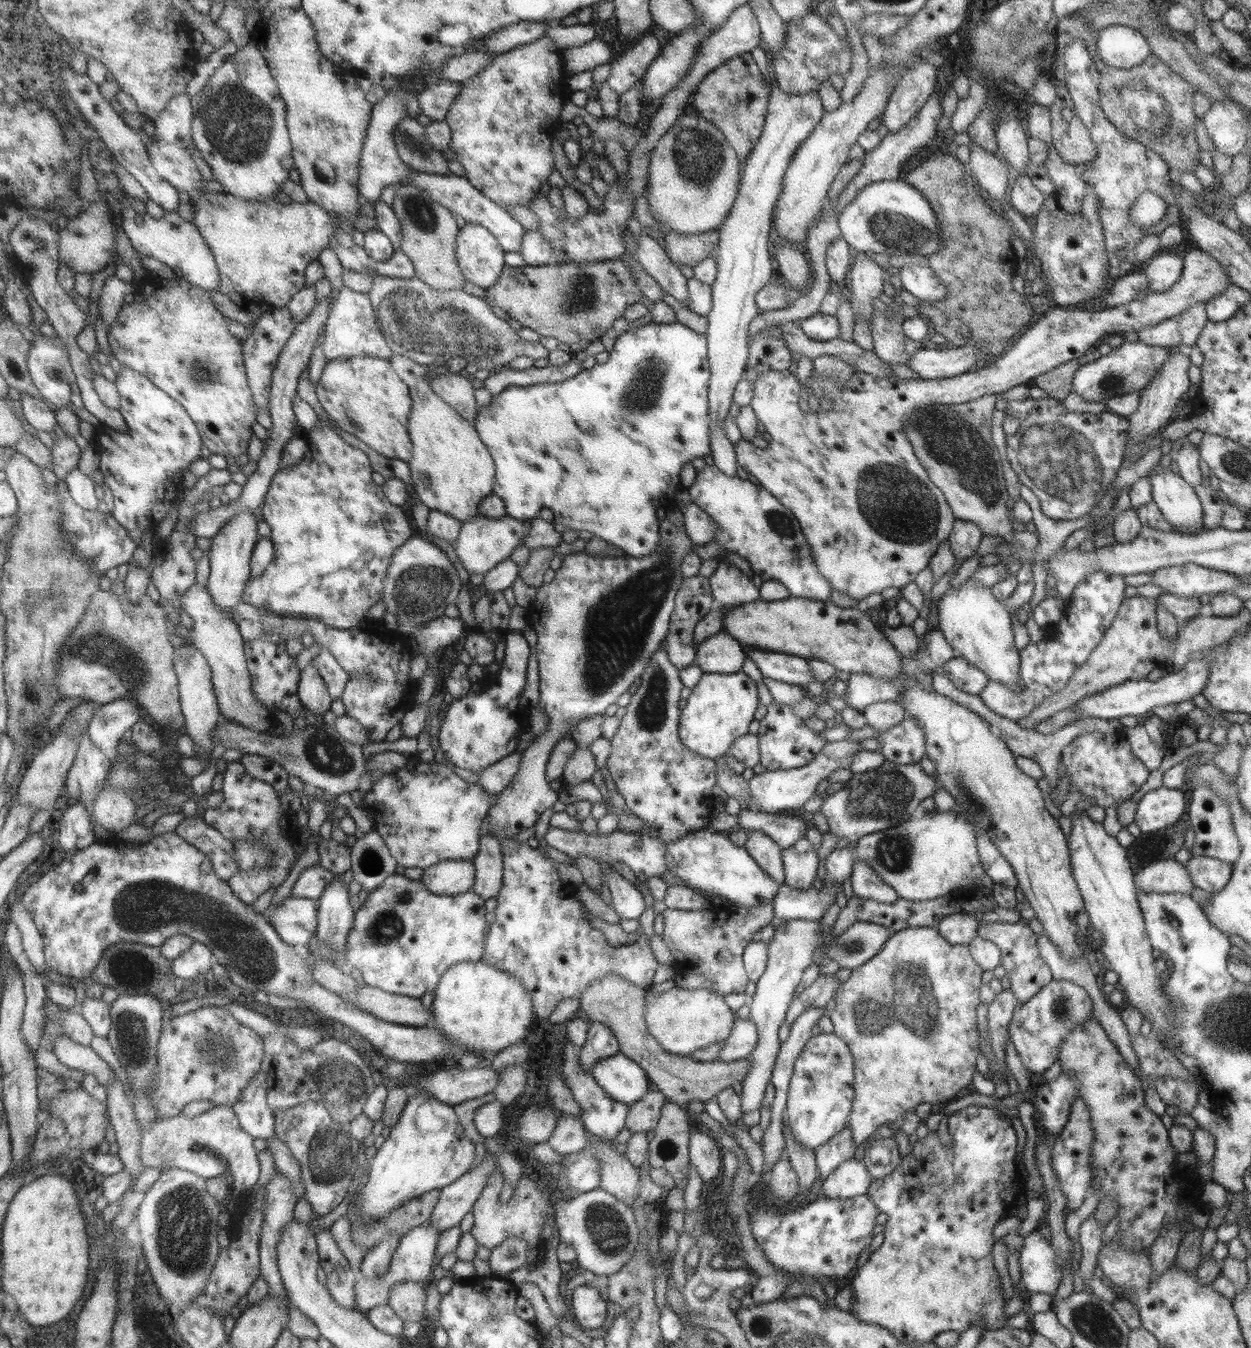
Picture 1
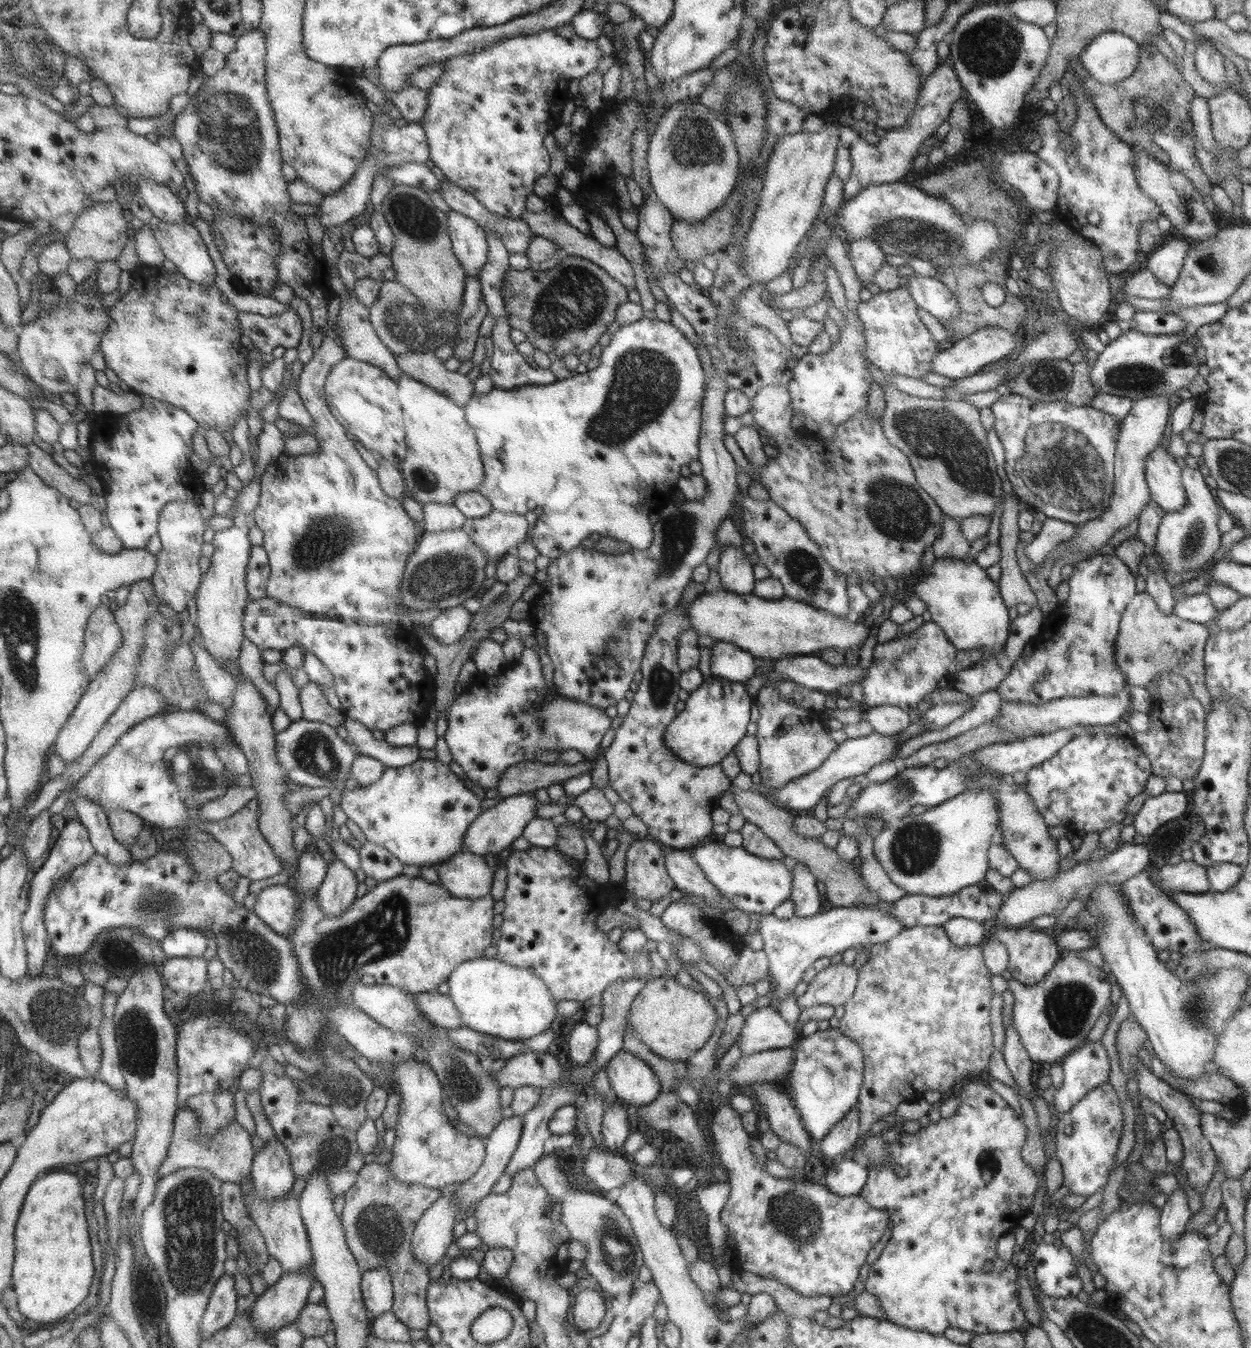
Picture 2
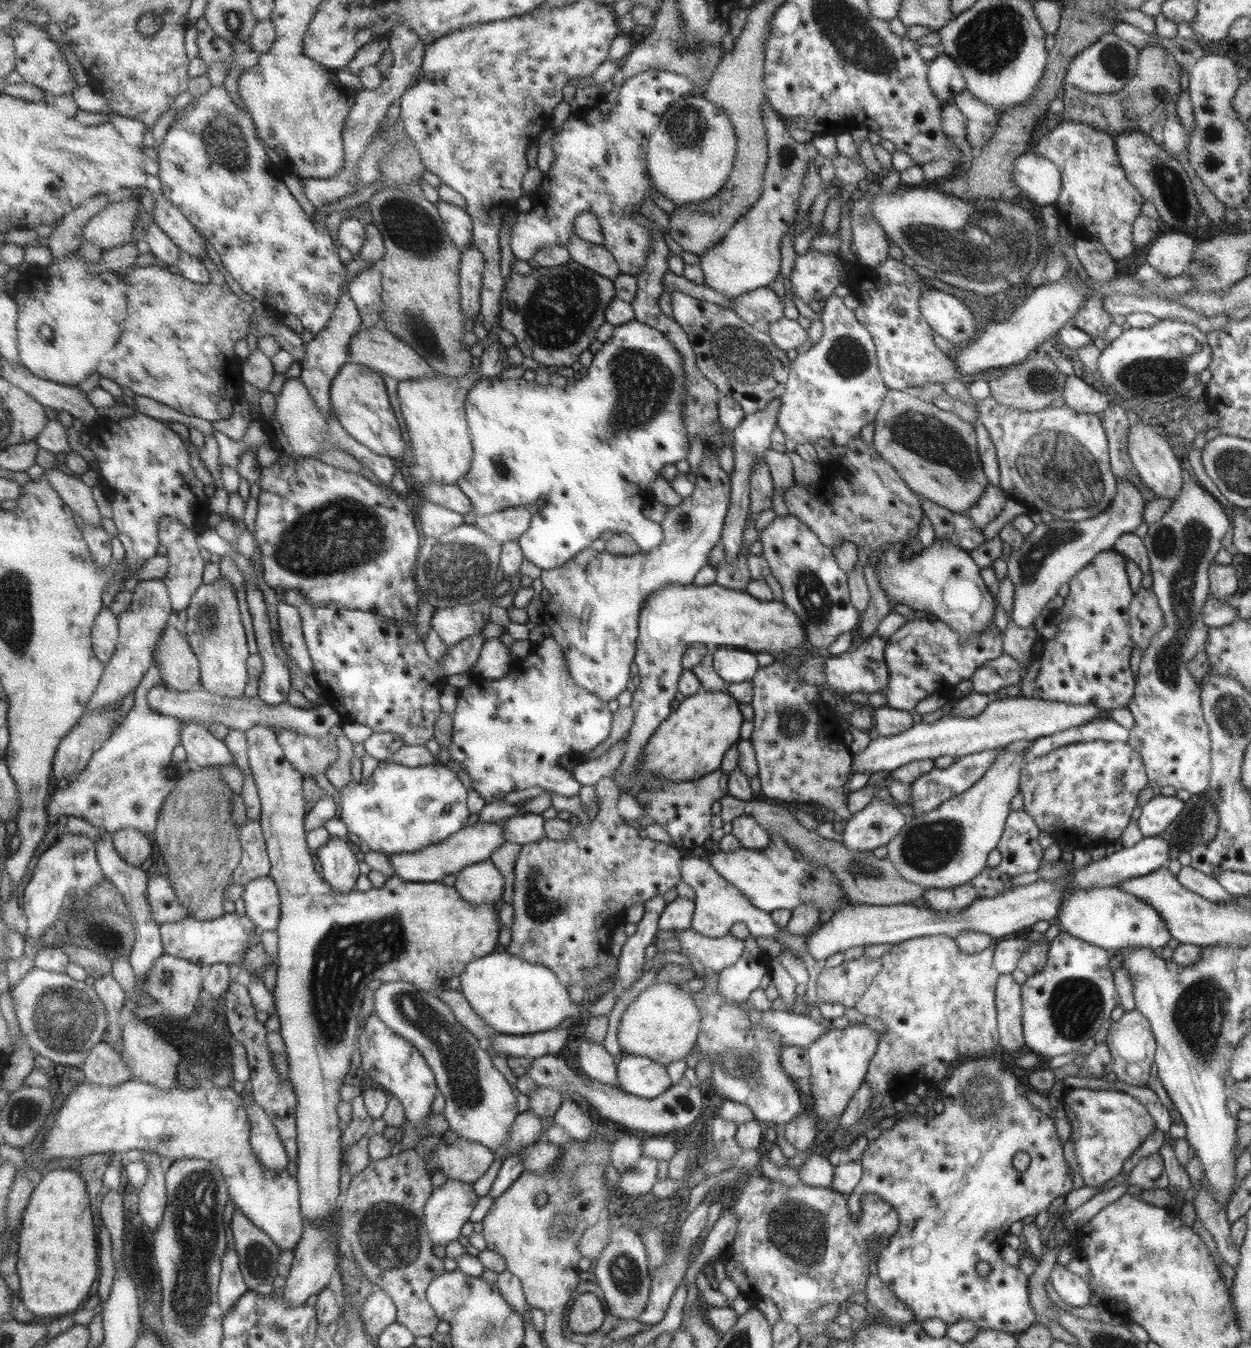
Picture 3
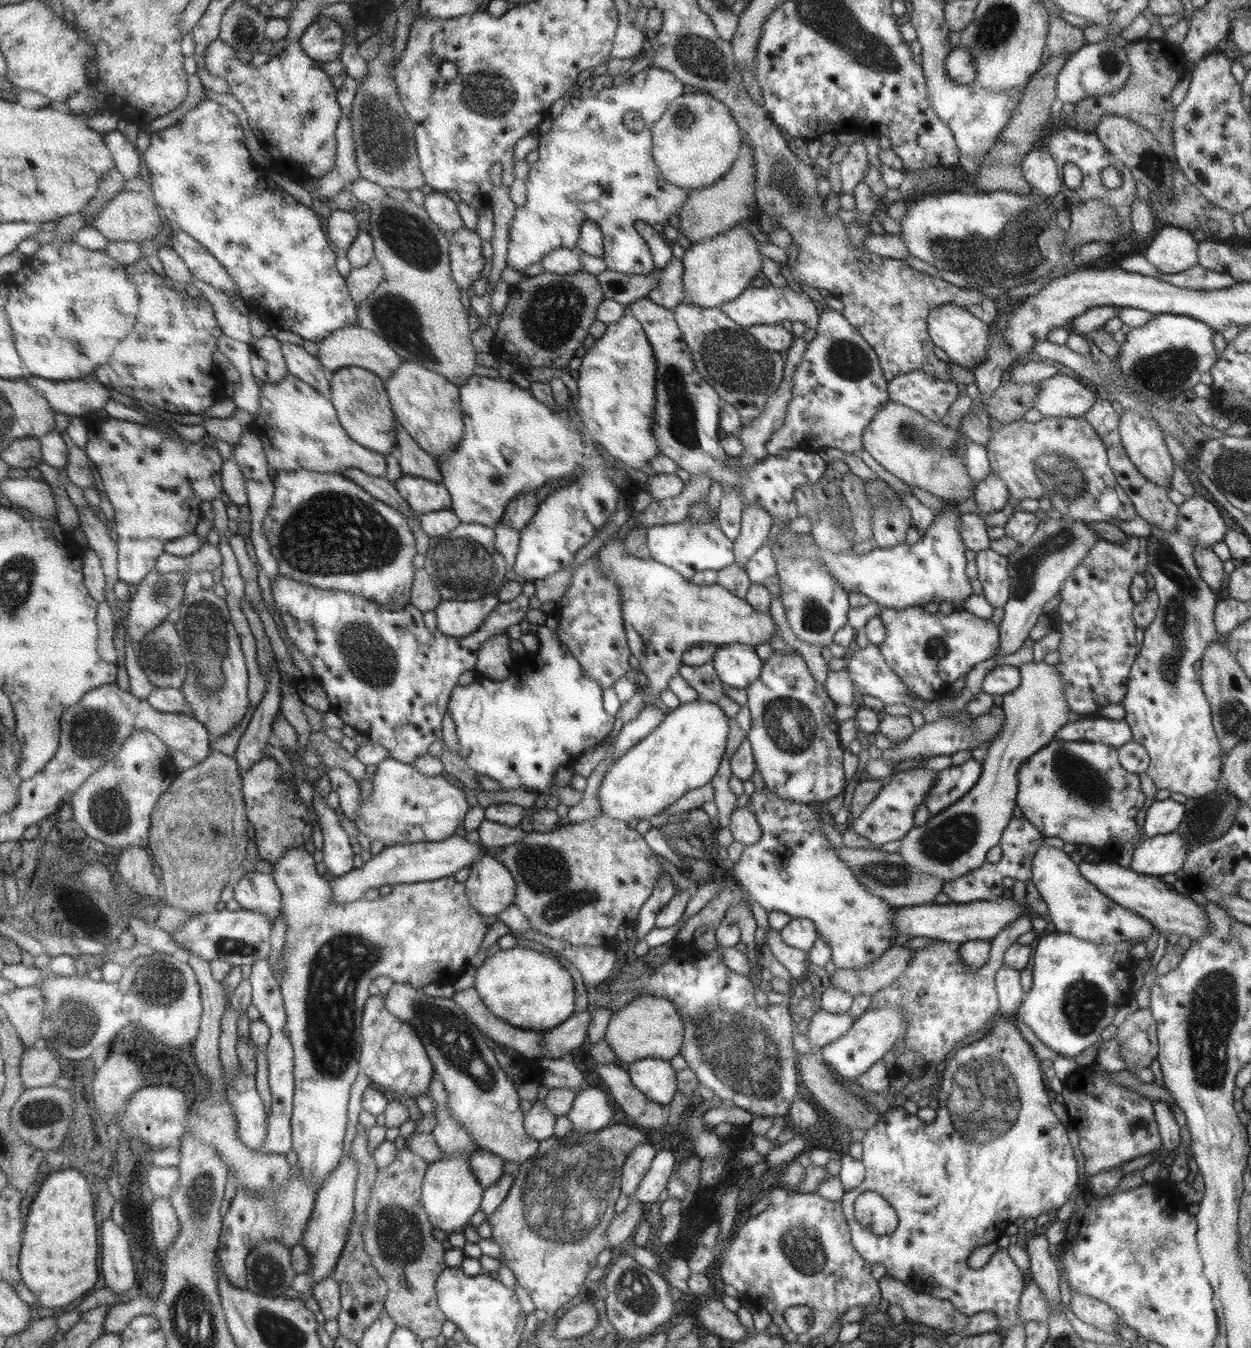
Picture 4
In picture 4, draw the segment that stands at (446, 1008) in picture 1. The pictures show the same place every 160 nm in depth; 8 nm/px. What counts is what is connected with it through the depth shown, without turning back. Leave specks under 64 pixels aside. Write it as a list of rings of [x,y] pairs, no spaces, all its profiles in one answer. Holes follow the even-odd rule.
[[[519,945],[508,949],[495,948],[489,953],[476,968],[472,987],[497,1018],[520,1029],[551,1030],[574,1013],[575,988],[562,963]]]

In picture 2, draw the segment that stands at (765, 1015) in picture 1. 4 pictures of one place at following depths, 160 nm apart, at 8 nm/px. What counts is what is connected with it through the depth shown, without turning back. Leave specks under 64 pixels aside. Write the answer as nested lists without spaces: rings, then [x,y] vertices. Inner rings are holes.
[[[827,906],[813,916],[799,918],[793,916],[779,920],[772,914],[759,915],[757,930],[763,939],[762,951],[768,958],[768,972],[775,978],[775,991],[771,993],[769,1007],[793,989],[802,980],[804,970],[812,966],[817,958],[831,958],[847,948],[855,949],[865,945],[877,945],[888,942],[903,931],[897,917],[891,913],[868,907],[831,907]]]

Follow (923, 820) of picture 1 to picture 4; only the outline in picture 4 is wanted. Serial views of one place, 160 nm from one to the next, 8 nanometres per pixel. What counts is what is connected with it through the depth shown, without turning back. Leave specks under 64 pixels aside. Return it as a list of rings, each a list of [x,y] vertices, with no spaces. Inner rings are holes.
[[[1032,660],[1018,669],[1019,686],[1002,695],[1000,709],[1004,721],[998,735],[989,742],[975,786],[943,813],[930,816],[923,826],[913,826],[899,840],[897,854],[905,866],[919,874],[929,874],[945,882],[969,874],[986,862],[987,851],[998,845],[1003,830],[1013,818],[1019,765],[1053,740],[1055,733],[1074,717],[1065,702],[1062,678],[1055,665]]]

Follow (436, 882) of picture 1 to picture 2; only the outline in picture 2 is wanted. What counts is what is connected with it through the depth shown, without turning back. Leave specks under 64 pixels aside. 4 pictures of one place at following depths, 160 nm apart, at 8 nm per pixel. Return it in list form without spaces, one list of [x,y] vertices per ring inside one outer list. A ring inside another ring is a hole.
[[[459,853],[435,869],[439,885],[455,898],[479,898],[491,890],[494,872],[481,856]]]

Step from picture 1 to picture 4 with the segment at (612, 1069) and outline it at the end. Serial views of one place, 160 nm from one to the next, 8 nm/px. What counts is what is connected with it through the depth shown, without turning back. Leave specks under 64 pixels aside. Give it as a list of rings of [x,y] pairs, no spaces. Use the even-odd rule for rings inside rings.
[[[640,1058],[624,1065],[629,1080],[648,1100],[667,1104],[672,1101],[677,1088],[676,1073],[669,1061],[658,1058]]]

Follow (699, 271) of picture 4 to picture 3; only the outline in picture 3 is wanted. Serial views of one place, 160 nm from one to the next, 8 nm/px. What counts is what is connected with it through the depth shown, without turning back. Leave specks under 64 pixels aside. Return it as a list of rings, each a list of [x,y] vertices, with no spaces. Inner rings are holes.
[[[762,100],[763,127],[766,132],[768,159],[764,170],[763,188],[757,202],[707,251],[698,255],[703,284],[723,296],[736,297],[759,287],[767,287],[778,277],[779,240],[795,214],[796,200],[805,166],[809,160],[821,162],[811,141],[799,143],[789,135],[768,100]]]

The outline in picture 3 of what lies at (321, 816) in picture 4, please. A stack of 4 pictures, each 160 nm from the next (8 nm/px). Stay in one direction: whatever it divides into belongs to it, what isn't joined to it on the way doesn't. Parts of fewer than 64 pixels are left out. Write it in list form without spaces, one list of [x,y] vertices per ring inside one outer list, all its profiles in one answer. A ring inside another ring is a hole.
[[[332,836],[329,842],[316,850],[319,869],[323,882],[335,893],[346,893],[352,890],[359,874],[355,853],[346,839]]]

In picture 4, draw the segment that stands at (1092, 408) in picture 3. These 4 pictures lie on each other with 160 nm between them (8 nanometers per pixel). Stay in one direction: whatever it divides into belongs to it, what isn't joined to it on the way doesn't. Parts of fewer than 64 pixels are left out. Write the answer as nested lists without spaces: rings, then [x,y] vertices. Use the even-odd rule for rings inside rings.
[[[1055,374],[1041,381],[1032,407],[1041,418],[1071,418],[1082,415],[1098,395],[1098,390],[1082,380]]]

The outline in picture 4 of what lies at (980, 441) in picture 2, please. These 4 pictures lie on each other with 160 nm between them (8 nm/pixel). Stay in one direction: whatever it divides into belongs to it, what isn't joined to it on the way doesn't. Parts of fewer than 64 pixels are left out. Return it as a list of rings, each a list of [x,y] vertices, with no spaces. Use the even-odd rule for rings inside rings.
[[[888,400],[887,404],[877,414],[874,414],[860,437],[863,450],[867,451],[878,465],[903,483],[922,488],[945,501],[960,503],[967,498],[971,498],[973,486],[967,474],[967,469],[965,469],[967,438],[963,434],[958,434],[957,430],[949,431],[944,420],[927,420],[921,413],[907,408],[904,404]]]

